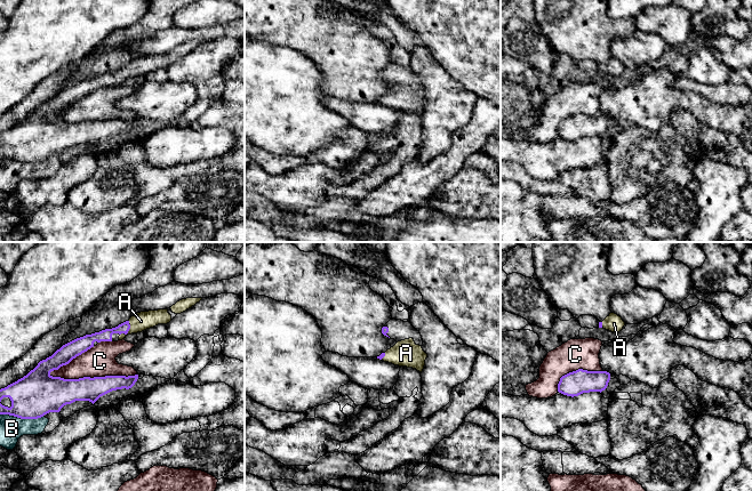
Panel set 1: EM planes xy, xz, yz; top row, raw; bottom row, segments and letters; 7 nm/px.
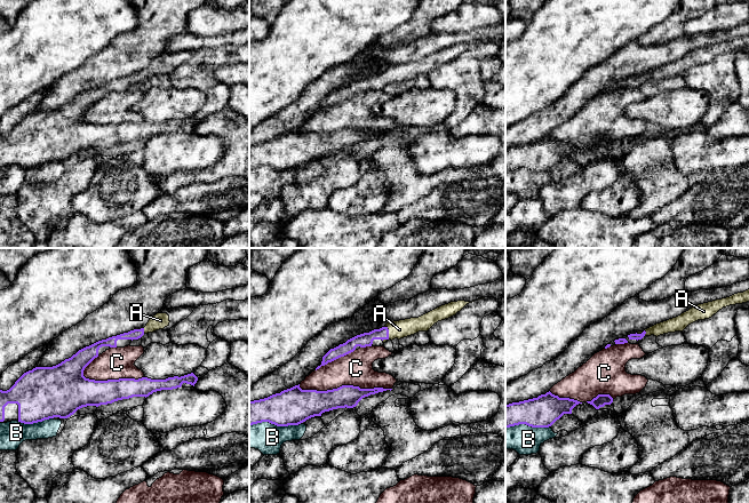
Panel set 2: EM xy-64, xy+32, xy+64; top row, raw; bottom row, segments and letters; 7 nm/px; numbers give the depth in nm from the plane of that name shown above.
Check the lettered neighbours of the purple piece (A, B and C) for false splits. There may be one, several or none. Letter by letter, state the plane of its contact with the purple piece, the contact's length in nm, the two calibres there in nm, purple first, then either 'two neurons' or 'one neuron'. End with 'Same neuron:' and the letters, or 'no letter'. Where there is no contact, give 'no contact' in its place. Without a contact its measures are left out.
A: meets purple in xy; contact 130 nm long; 80 nm thick on the purple side, 130 nm on the other; one neuron
B: meets purple in xy; contact 300 nm long; 320 nm thick on the purple side, 170 nm on the other; two neurons
C: meets purple in xy; contact 600 nm long; 190 nm thick on the purple side, 220 nm on the other; two neurons
Same neuron: A

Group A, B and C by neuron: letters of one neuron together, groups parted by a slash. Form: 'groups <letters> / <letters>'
groups A / B / C

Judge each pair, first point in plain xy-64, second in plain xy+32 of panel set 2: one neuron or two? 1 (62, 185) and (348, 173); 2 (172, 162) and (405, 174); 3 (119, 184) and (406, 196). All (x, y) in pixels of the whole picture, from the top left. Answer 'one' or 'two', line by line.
1: one
2: two
3: two

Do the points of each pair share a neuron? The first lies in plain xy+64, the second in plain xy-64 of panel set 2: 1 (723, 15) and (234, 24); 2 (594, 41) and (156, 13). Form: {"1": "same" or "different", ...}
{"1": "same", "2": "different"}

